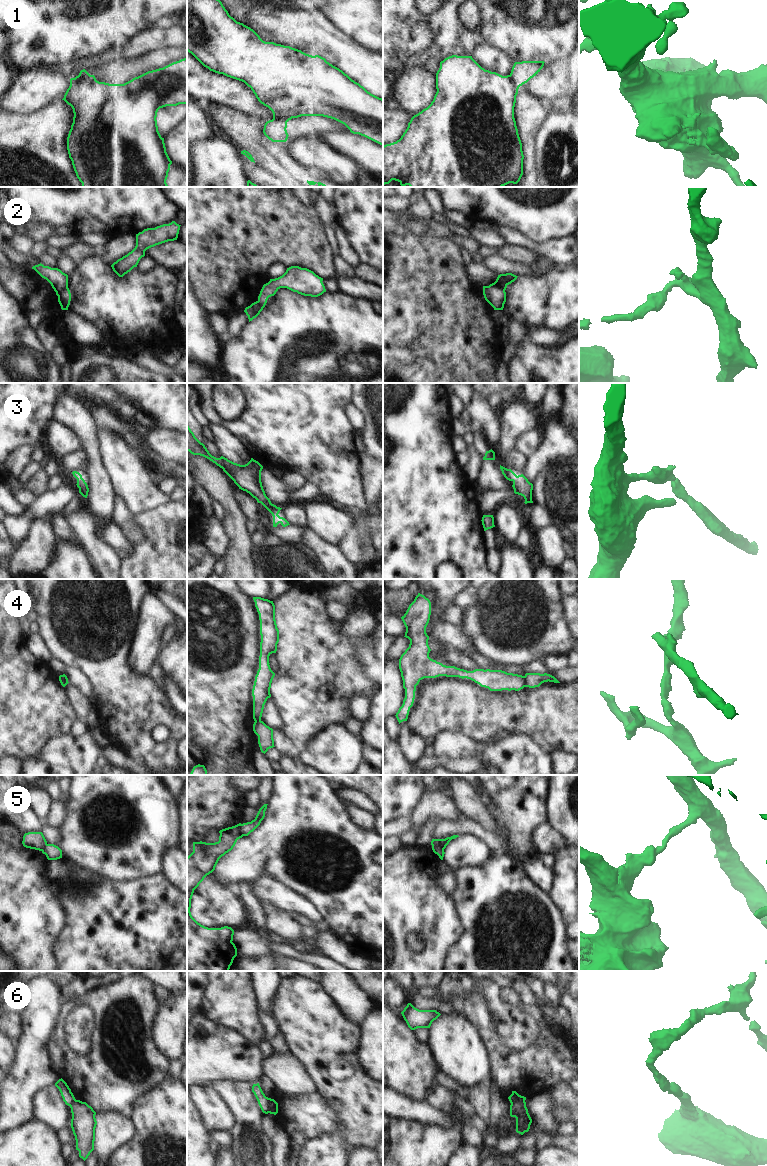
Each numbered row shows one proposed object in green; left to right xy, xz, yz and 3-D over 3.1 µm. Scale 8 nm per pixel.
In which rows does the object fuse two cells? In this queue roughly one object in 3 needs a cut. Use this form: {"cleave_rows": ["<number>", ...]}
{"cleave_rows": ["1", "2", "4", "5", "6"]}

